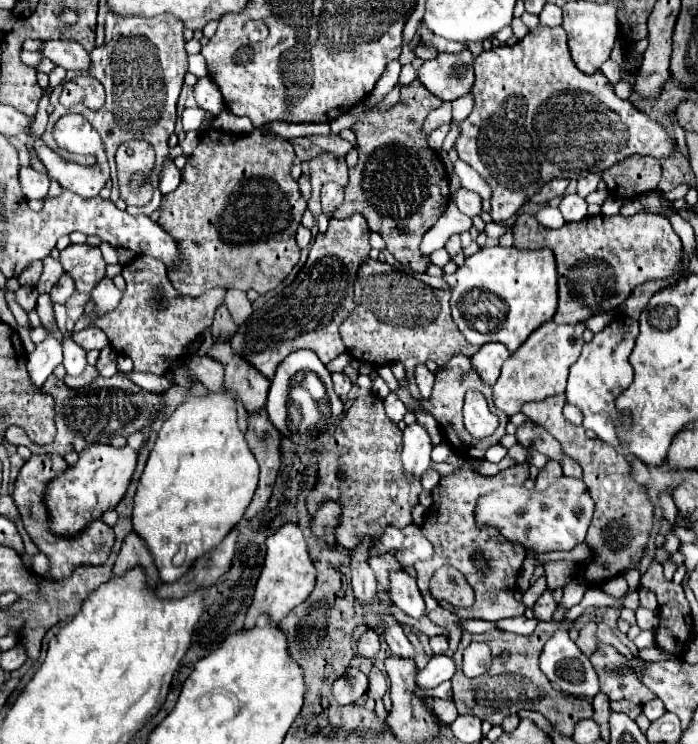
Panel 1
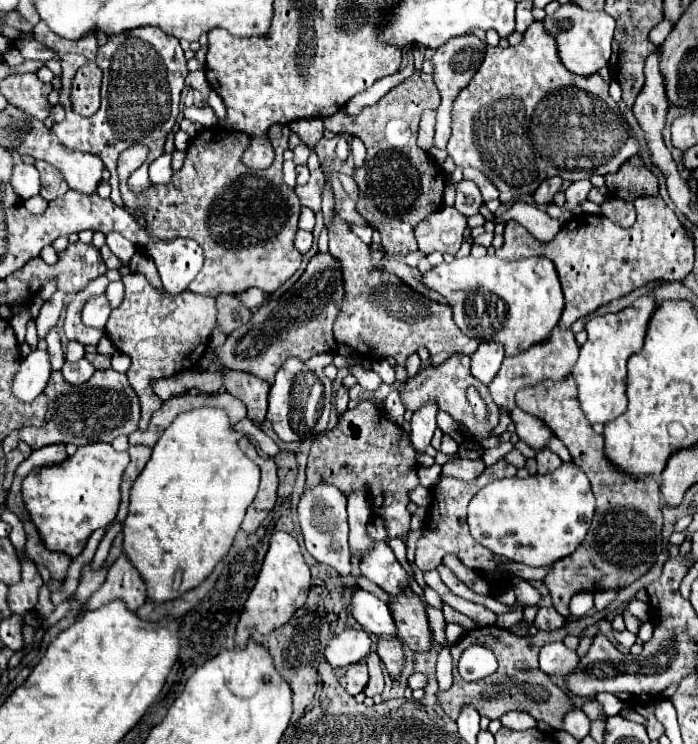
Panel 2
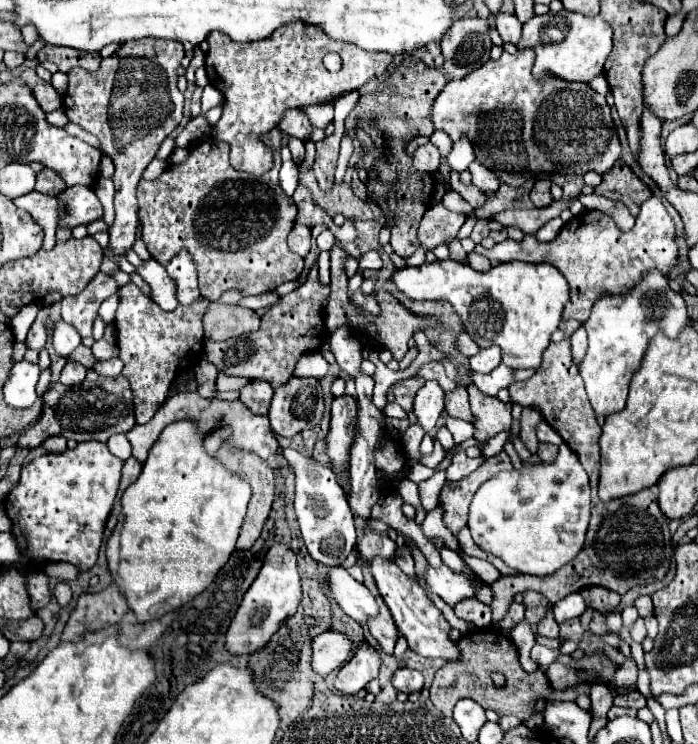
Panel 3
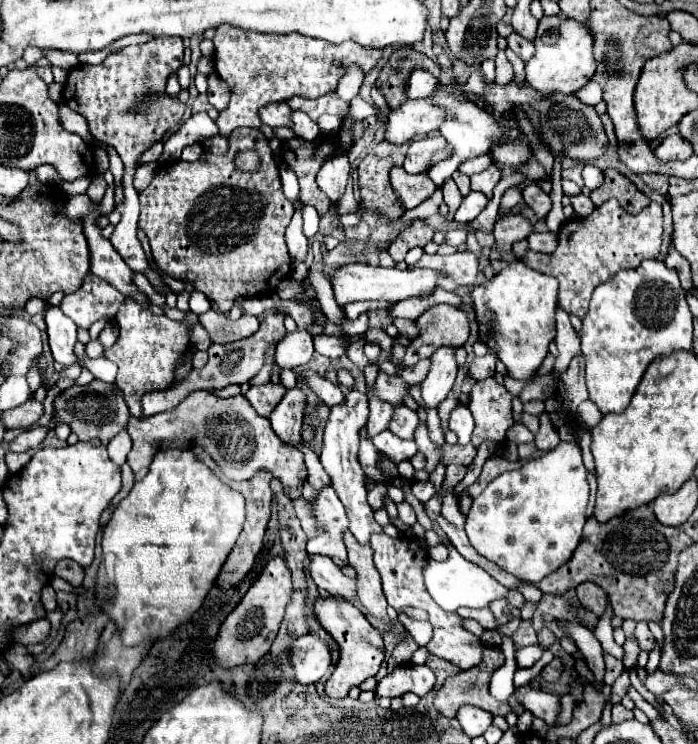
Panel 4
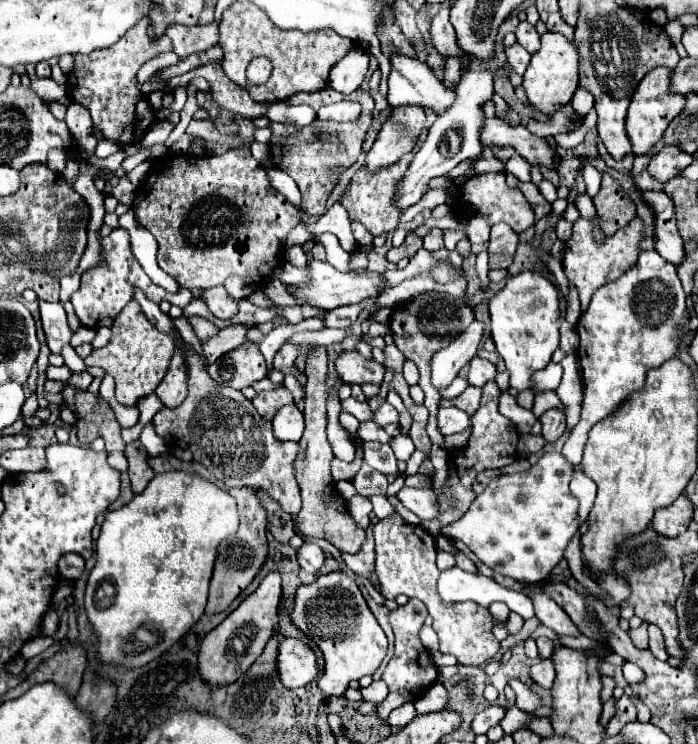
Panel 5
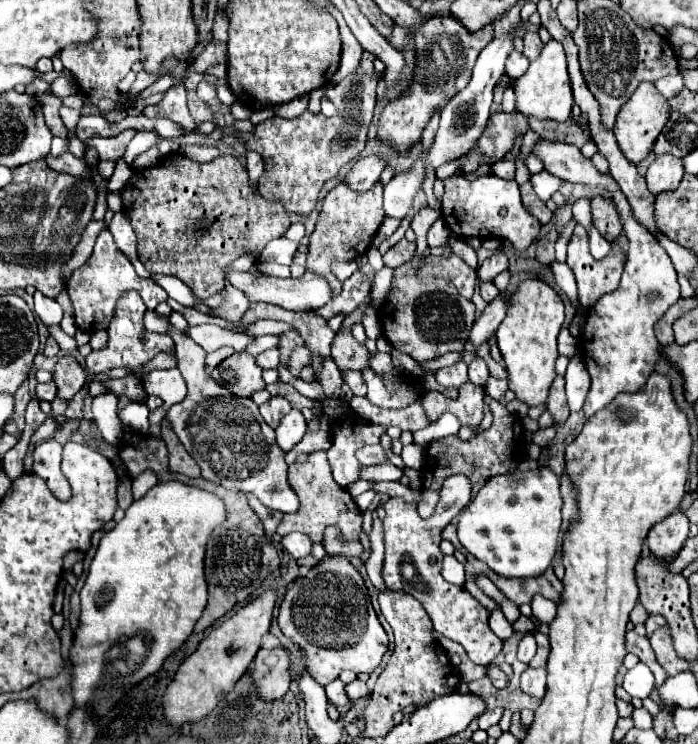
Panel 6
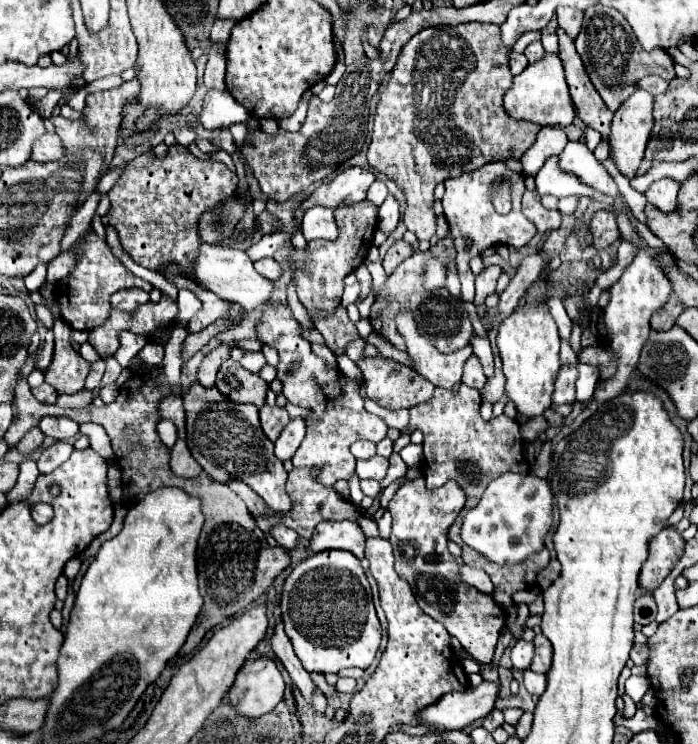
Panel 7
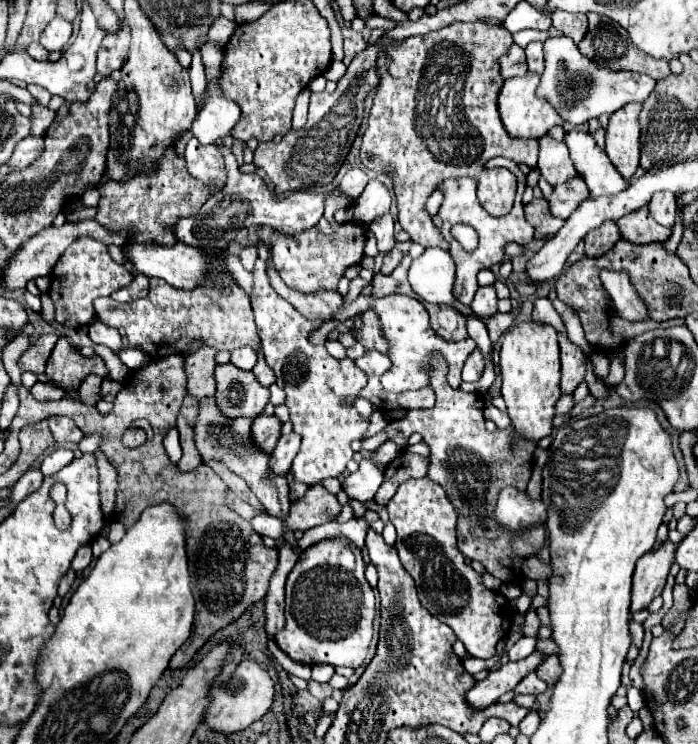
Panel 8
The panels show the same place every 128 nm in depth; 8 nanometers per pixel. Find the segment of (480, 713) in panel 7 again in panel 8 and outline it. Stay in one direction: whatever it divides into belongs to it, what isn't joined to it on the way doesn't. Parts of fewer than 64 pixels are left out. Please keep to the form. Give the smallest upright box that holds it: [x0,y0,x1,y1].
[468,650,544,708]

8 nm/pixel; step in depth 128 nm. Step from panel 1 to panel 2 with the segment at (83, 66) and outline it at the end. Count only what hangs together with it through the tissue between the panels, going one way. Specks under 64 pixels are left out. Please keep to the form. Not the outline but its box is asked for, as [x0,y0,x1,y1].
[12,40,56,62]

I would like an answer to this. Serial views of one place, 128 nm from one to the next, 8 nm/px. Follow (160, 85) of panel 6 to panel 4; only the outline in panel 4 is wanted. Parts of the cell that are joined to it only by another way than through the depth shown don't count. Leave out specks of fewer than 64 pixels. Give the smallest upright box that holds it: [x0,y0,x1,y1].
[206,72,290,126]

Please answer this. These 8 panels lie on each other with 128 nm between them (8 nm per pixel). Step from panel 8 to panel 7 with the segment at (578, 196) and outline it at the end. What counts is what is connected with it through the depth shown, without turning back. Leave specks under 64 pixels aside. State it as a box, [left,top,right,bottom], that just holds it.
[558,196,578,214]

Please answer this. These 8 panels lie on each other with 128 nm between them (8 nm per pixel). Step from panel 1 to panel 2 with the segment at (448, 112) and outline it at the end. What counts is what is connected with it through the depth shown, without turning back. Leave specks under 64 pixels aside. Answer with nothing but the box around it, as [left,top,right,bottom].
[418,110,436,152]

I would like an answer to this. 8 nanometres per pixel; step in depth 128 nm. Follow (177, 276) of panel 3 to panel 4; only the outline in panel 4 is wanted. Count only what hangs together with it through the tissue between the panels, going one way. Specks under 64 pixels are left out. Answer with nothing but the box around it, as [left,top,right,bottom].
[190,292,210,314]

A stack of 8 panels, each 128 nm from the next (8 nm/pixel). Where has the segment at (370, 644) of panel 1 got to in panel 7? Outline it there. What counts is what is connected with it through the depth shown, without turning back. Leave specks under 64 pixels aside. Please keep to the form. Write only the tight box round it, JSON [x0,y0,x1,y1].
[228,656,284,720]

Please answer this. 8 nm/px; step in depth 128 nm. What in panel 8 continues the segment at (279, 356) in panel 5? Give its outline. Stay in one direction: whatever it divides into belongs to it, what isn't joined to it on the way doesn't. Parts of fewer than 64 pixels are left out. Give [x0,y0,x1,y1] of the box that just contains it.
[230,348,256,370]

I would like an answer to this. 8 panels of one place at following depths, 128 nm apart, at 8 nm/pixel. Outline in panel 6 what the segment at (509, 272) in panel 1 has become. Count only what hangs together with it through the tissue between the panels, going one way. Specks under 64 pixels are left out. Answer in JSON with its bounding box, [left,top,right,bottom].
[224,266,564,406]

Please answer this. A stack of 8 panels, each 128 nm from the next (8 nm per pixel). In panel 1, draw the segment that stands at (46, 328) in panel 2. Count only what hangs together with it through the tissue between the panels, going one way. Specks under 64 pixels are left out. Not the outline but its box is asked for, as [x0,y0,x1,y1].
[50,274,74,304]

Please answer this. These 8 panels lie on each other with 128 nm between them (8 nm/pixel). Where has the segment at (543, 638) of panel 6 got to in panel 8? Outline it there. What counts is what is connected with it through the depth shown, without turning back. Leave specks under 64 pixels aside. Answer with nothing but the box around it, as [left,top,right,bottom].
[536,656,560,686]

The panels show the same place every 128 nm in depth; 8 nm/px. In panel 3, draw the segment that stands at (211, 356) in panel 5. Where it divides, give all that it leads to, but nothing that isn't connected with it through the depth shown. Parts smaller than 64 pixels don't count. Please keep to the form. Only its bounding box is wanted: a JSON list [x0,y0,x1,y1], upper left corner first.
[204,302,260,340]

